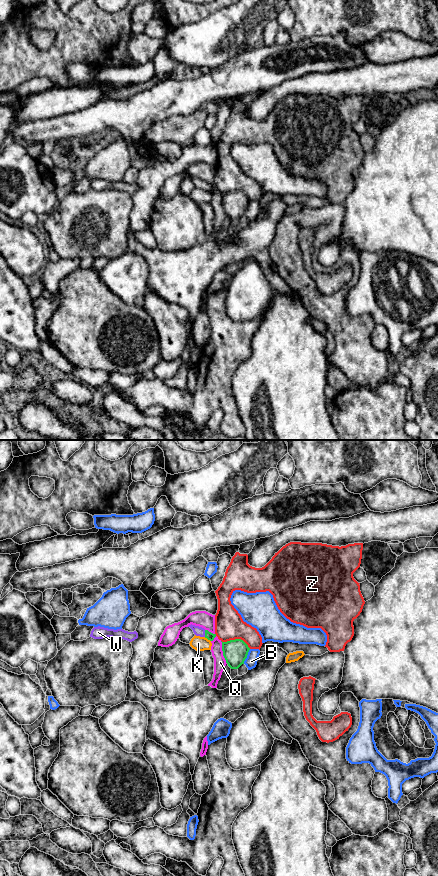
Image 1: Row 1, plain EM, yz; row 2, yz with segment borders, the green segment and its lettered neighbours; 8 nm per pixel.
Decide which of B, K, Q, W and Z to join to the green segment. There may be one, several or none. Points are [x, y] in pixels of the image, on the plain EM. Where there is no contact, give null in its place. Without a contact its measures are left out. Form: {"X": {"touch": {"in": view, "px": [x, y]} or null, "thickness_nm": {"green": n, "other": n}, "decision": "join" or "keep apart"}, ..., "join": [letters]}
{"B": {"touch": {"in": "yz", "px": [246, 208]}, "thickness_nm": {"green": 200, "other": 100}, "decision": "keep apart"}, "K": {"touch": {"in": "yz", "px": [207, 190]}, "thickness_nm": {"green": 70, "other": 120}, "decision": "keep apart"}, "Q": {"touch": {"in": "yz", "px": [223, 204]}, "thickness_nm": {"green": 200, "other": 100}, "decision": "keep apart"}, "W": {"touch": {"in": "yz", "px": [205, 185]}, "thickness_nm": {"green": 70, "other": 80}, "decision": "join"}, "Z": {"touch": {"in": "yz", "px": [236, 191]}, "thickness_nm": {"green": 200, "other": 240}, "decision": "keep apart"}, "join": ["W"]}

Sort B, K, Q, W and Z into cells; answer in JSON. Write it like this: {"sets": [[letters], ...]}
{"sets": [["B"], ["K"], ["Q"], ["W"], ["Z"]]}

